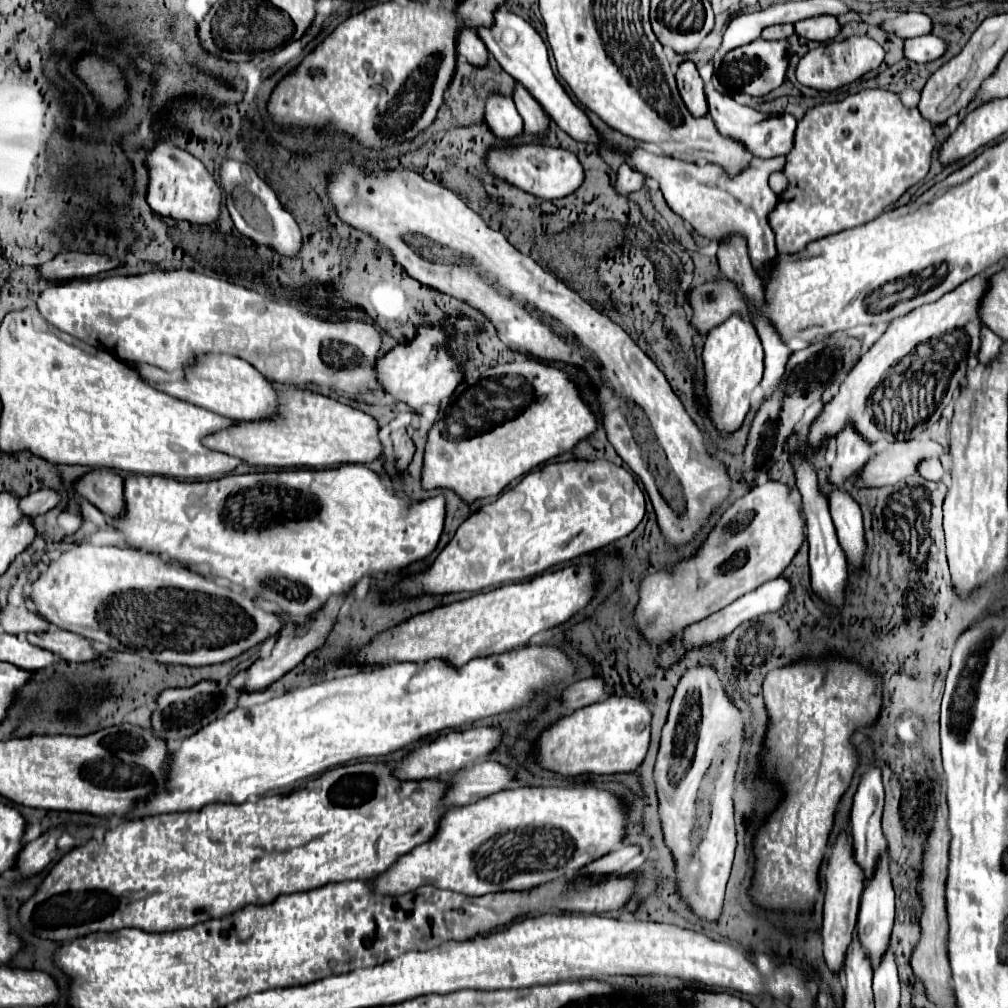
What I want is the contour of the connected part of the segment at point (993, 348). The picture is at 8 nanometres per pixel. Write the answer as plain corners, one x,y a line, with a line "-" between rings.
980,327
980,351
978,351
978,359
980,359
982,363
992,361
992,359
1000,353
1002,343
1004,343
1004,341
1002,341
996,333
990,333
990,329

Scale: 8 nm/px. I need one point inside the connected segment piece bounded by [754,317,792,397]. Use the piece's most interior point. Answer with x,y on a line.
775,352

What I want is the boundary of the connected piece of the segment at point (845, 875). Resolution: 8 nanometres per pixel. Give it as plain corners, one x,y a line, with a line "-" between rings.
842,833
830,853
830,863
828,863
828,893
824,899
824,927
822,927
822,941
824,941
824,959
830,969
830,973
842,975
844,969
844,957
846,949
852,943
852,933
856,929
856,917
858,917
858,907
860,907
860,897
864,891
864,877
862,869
854,863
852,859
852,843
846,833

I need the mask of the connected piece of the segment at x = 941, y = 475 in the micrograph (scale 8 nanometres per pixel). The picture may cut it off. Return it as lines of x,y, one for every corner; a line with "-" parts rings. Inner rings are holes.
926,457
924,461
918,463
918,475
922,475
924,479
930,481
943,481
947,486
951,483
949,471
945,470
938,459

